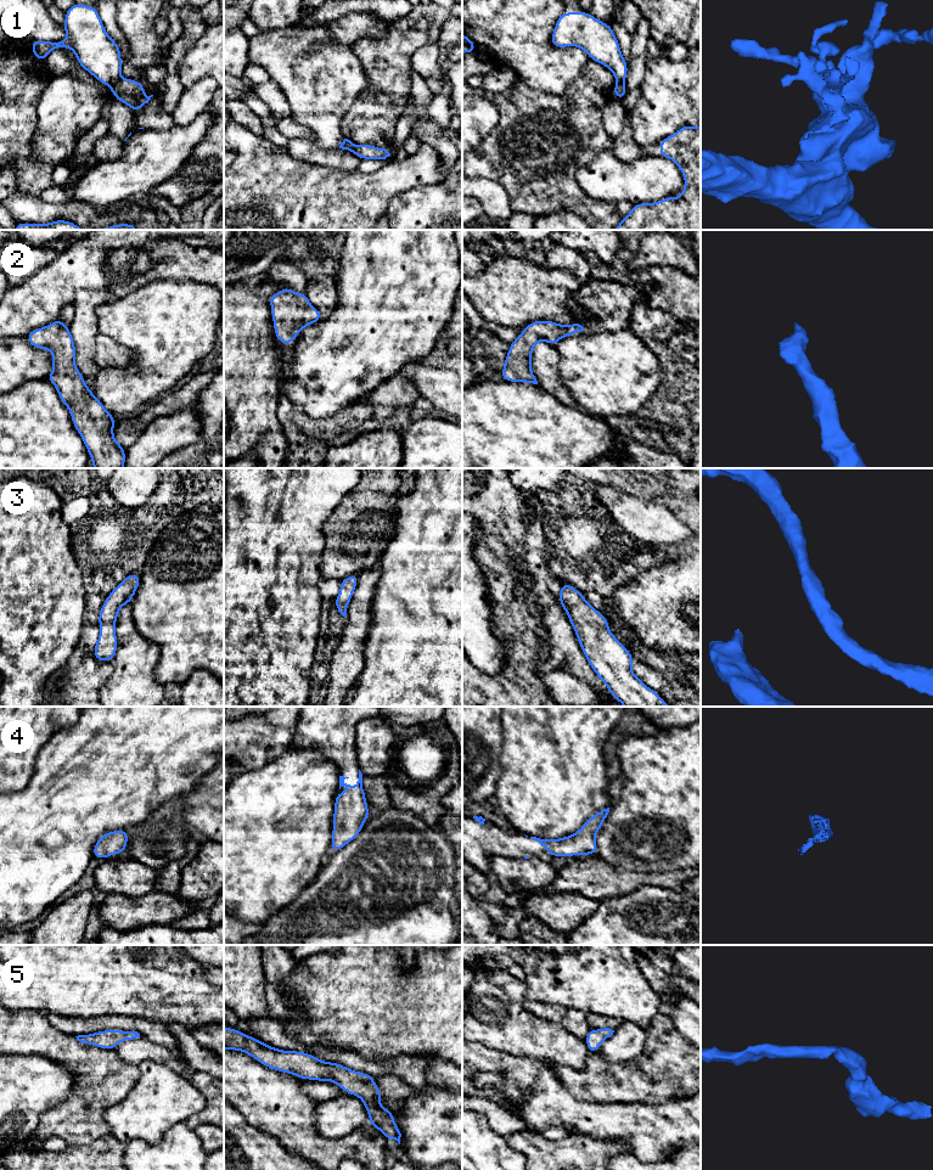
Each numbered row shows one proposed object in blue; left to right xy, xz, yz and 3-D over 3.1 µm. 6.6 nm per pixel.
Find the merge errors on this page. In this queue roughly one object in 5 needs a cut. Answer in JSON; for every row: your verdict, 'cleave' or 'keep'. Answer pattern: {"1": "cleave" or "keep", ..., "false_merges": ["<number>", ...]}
{"1": "cleave", "2": "keep", "3": "keep", "4": "keep", "5": "keep", "false_merges": ["1"]}

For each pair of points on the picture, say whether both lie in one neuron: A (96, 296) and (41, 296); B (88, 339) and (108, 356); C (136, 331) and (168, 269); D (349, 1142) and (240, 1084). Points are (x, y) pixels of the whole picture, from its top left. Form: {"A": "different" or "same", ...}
{"A": "different", "B": "different", "C": "different", "D": "same"}

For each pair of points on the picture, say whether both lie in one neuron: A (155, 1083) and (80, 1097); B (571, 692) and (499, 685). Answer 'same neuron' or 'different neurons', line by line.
A: different neurons
B: different neurons

